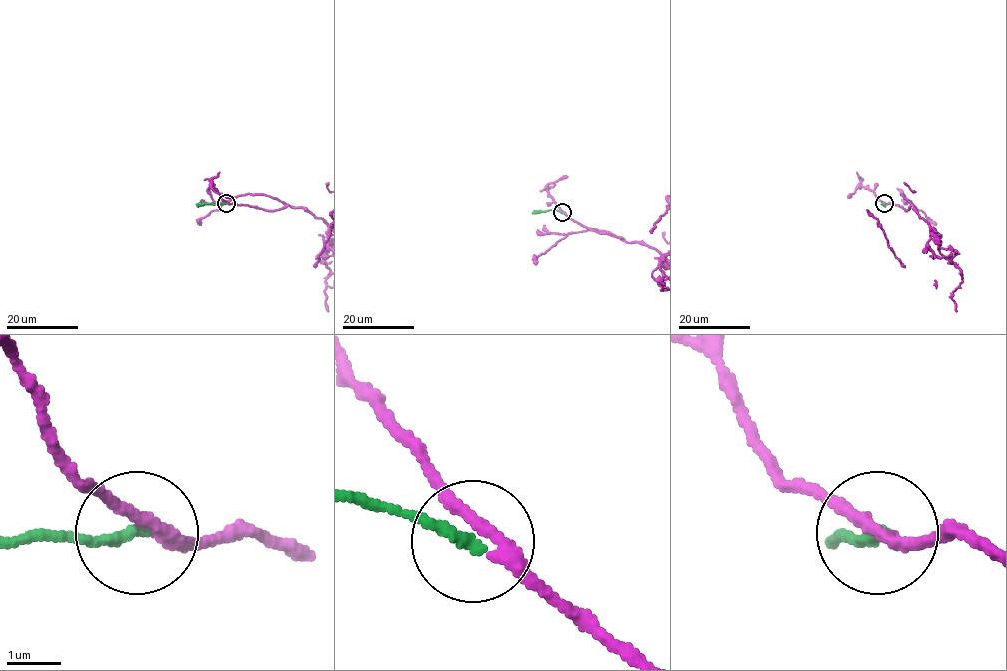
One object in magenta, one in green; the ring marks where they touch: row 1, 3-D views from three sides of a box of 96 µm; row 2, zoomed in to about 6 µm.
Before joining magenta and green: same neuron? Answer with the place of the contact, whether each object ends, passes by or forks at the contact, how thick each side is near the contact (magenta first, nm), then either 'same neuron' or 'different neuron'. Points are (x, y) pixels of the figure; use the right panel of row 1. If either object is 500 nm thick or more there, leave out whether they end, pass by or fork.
at (884, 203); magenta passes by; green ends there; 240 nm thick on the magenta side, 200 nm on the other; same neuron

